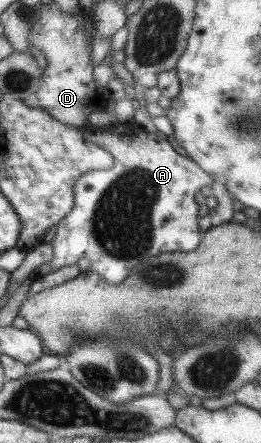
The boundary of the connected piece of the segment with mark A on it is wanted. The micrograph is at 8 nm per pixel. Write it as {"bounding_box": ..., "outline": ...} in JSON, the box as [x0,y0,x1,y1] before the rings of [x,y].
{"bounding_box":[29,121,212,285],"outline":[[[134,121],[113,122],[105,129],[88,127],[87,130],[95,145],[111,153],[113,166],[109,170],[85,172],[77,179],[73,185],[73,207],[55,226],[55,235],[50,241],[53,258],[33,269],[29,277],[31,281],[65,265],[76,265],[79,259],[87,259],[89,271],[97,273],[108,285],[118,285],[132,267],[145,258],[153,257],[157,253],[193,251],[199,243],[201,232],[197,227],[198,205],[195,195],[204,185],[212,184],[212,177],[186,155],[175,152],[165,135],[158,131],[145,132],[143,127]]]}

